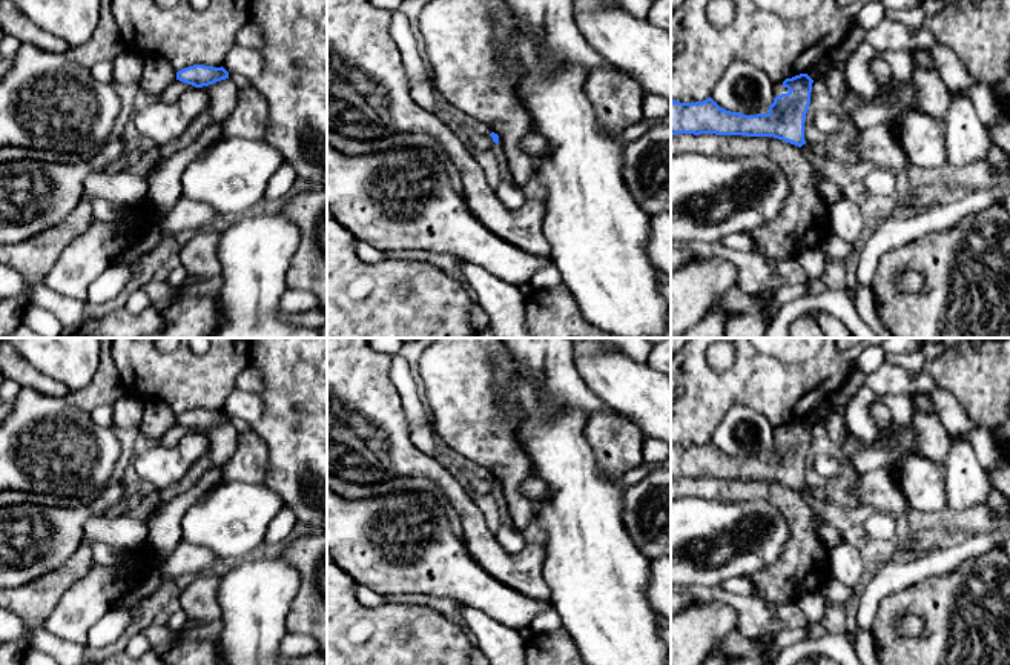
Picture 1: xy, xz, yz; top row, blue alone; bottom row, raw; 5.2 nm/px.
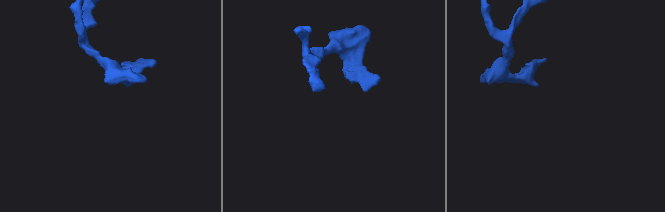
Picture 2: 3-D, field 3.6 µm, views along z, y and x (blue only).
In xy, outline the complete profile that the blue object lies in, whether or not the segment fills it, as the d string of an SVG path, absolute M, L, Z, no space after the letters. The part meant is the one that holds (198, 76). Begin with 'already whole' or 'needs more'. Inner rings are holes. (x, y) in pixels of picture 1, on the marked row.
already whole; M193 65L177 72L177 80L203 88L229 78L229 72L221 68Z

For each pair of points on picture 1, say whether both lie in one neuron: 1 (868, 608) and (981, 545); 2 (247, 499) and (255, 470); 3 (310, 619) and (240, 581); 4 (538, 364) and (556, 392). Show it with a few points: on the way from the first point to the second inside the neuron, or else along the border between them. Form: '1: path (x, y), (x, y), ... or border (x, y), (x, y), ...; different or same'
1: path (891, 579), (895, 575), (910, 573), (952, 558); same
2: border (223, 478), (263, 484); different
3: border (298, 573), (298, 592), (286, 618), (287, 631); different
4: path (544, 370), (556, 386); same

